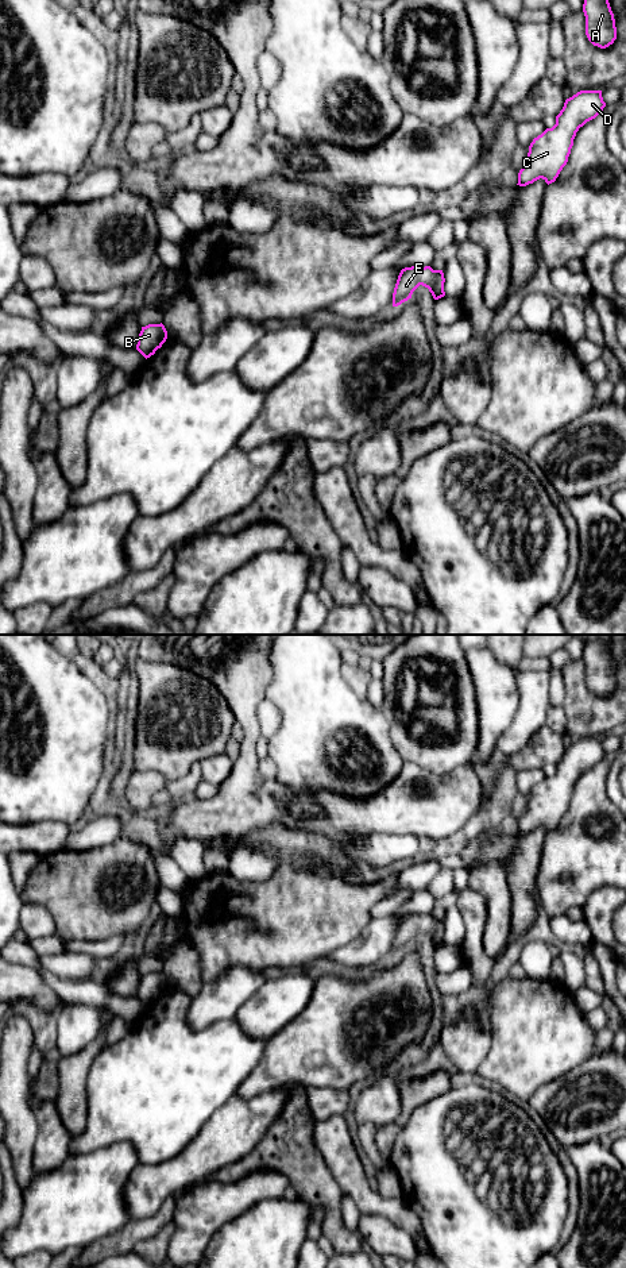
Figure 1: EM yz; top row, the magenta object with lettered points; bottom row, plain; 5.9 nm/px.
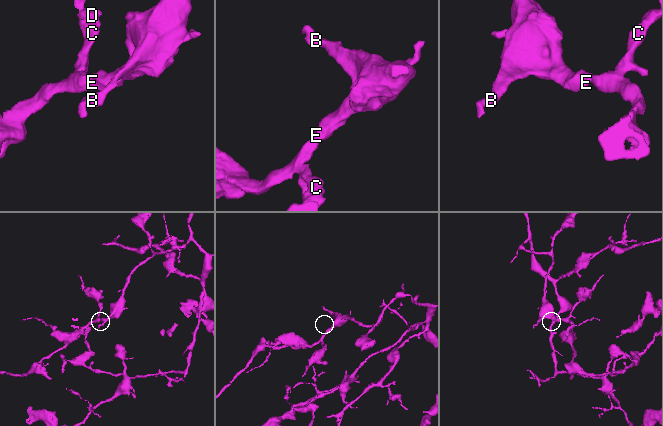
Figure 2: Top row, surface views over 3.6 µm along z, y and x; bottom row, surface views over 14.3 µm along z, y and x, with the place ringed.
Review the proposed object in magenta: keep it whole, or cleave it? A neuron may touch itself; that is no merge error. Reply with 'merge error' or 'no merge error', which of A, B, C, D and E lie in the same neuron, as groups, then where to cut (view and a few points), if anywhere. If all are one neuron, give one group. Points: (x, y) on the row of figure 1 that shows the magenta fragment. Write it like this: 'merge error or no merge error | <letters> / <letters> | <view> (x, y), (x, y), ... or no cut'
no merge error | A B C D E | no cut

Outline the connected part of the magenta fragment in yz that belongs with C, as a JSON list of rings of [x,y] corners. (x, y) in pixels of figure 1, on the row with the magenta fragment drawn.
[[[580,90],[567,99],[556,116],[556,124],[530,143],[517,185],[526,186],[540,178],[548,185],[554,182],[568,162],[576,132],[595,119],[604,107],[602,90]]]

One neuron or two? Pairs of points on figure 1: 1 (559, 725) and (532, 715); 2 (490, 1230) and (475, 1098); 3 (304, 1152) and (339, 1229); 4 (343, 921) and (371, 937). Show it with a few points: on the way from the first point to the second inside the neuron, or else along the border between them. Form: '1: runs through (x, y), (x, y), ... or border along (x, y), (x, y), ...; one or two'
1: border along (551, 704), (547, 725); two
2: runs through (452, 1193), (441, 1182), (441, 1118); one
3: runs through (306, 1171), (328, 1197), (332, 1210); one
4: border along (371, 920), (356, 936), (335, 949); two

